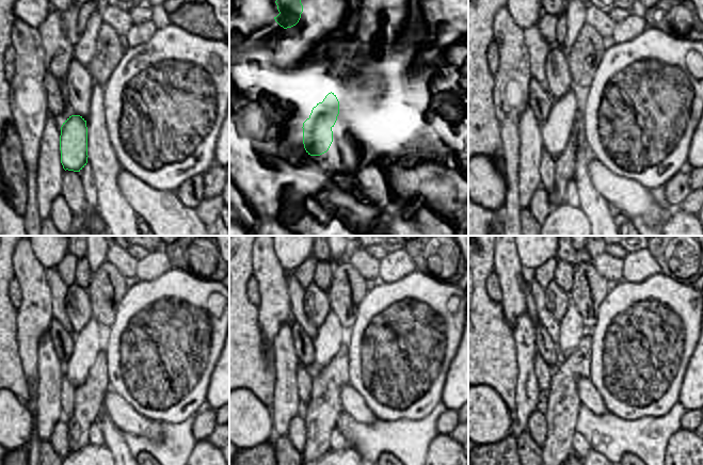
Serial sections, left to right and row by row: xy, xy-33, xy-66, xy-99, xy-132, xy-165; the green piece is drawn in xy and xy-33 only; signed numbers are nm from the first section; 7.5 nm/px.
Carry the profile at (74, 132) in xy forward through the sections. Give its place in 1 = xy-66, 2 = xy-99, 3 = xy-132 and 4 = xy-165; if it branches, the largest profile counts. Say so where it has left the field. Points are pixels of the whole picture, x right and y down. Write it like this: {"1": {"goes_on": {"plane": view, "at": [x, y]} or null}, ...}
{"1": {"goes_on": {"plane": "xy-66", "at": [558, 129]}}, "2": {"goes_on": {"plane": "xy-99", "at": [89, 341]}}, "3": {"goes_on": {"plane": "xy-132", "at": [331, 336]}}, "4": {"goes_on": {"plane": "xy-165", "at": [572, 331]}}}

